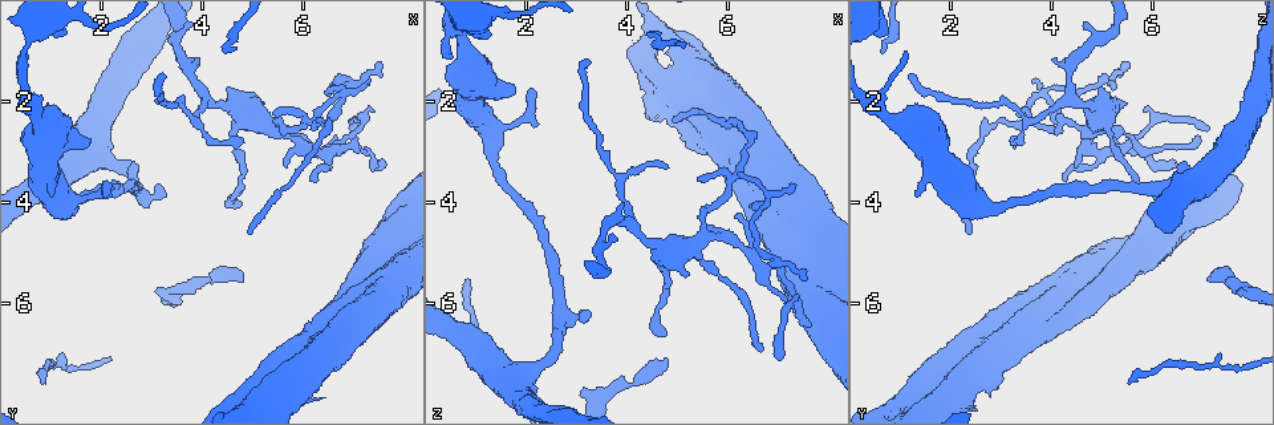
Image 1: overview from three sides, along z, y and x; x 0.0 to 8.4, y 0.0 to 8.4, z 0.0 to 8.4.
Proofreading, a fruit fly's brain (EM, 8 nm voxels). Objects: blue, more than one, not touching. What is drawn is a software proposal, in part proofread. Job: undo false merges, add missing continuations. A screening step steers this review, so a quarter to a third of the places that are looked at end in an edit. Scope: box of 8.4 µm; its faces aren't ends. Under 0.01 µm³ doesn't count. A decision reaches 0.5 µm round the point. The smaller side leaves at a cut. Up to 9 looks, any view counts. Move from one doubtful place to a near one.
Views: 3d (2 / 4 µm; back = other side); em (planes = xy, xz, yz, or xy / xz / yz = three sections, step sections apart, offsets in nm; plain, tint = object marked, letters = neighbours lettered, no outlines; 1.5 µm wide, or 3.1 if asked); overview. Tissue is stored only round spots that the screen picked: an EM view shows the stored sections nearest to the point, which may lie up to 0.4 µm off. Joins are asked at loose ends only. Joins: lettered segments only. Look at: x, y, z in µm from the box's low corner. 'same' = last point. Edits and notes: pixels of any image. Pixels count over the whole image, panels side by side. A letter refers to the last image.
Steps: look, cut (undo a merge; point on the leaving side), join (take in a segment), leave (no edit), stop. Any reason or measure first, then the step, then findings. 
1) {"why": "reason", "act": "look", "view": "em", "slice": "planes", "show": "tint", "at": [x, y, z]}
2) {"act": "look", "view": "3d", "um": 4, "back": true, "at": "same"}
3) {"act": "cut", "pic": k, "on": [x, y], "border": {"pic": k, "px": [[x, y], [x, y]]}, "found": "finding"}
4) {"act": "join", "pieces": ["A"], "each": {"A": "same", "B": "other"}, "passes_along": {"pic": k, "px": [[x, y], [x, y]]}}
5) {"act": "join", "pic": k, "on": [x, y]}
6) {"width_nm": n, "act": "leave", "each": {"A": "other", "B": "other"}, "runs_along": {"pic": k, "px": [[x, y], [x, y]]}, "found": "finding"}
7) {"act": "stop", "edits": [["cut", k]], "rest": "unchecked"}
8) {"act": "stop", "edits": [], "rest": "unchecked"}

{"why": "branch stops here", "act": "look", "view": "em", "slice": "planes", "show": "plain", "at": [3.15, 3.70, 6.30]}

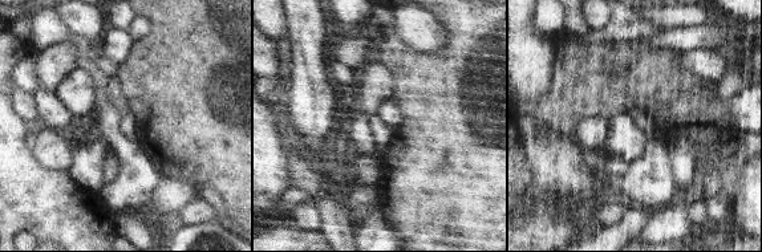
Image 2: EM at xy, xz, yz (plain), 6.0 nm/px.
{"why": "see the neighbours", "act": "look", "view": "em", "slice": "planes", "show": "letters", "at": "same"}

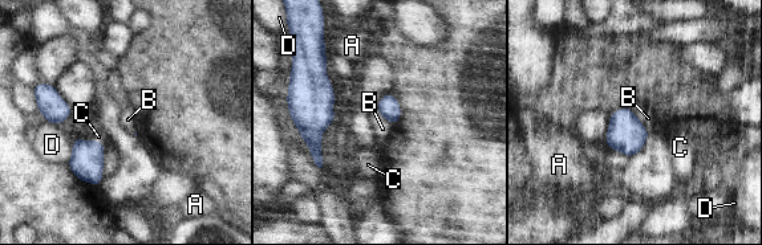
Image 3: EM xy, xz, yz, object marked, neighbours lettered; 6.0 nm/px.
{"act": "join", "pieces": ["C"], "each": {"A": "other", "B": "other", "C": "same", "D": "other"}, "passes_along": {"pic": 3, "px": [[86, 162], [97, 141], [101, 137]]}, "found": "it goes on there"}

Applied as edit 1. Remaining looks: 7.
{"act": "look", "view": "overview"}

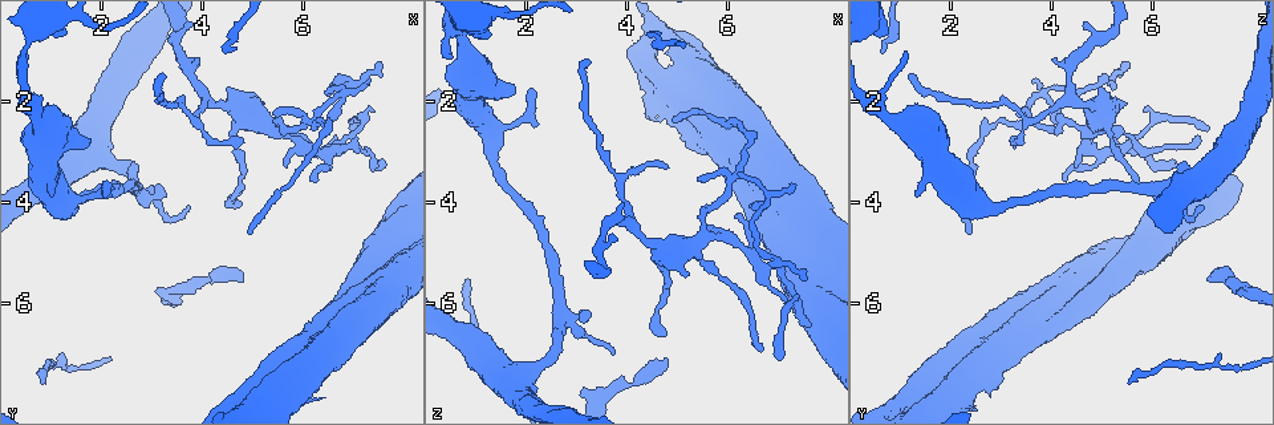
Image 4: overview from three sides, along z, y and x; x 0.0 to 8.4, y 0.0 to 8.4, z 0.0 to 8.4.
{"why": "free end", "act": "look", "view": "3d", "um": 2, "at": [6.75, 2.80, 6.95]}

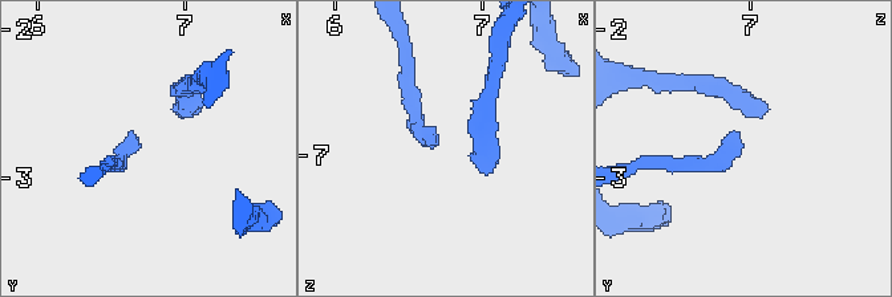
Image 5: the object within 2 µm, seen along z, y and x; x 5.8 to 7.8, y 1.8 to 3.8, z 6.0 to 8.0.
{"act": "look", "view": "em", "slice": "planes", "show": "plain", "at": [6.70, 2.82, 6.94]}

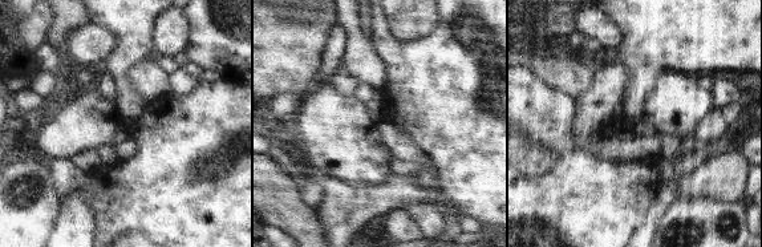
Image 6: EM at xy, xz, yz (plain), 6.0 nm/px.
{"act": "look", "view": "em", "slice": "planes", "show": "letters", "at": "same"}

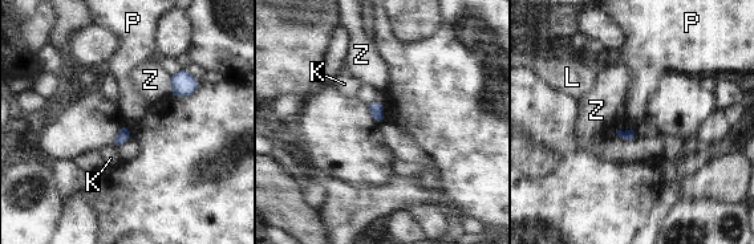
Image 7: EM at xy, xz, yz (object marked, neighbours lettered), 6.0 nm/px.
{"width_nm": 70, "act": "leave", "each": {"K": "other", "L": "other", "P": "other", "Z": "other"}, "found": "no lettered segment goes on from it"}

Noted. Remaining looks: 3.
{"why": "a narrow waist", "act": "look", "view": "3d", "um": 4, "back": true, "at": [4.10, 5.45, 7.50]}

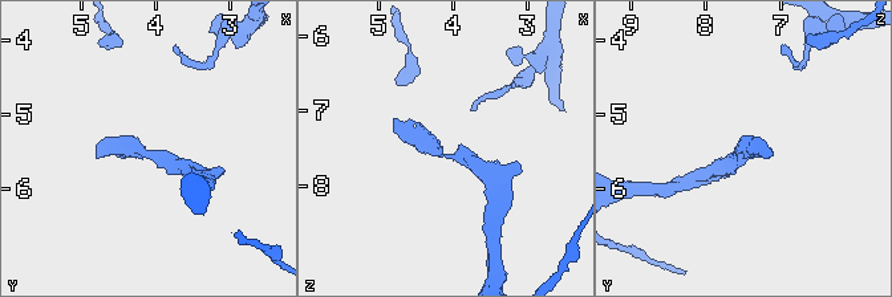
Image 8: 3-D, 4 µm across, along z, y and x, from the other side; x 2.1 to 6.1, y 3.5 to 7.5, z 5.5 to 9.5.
{"act": "look", "view": "em", "slice": "planes", "show": "letters", "at": [4.10, 5.50, 7.55]}

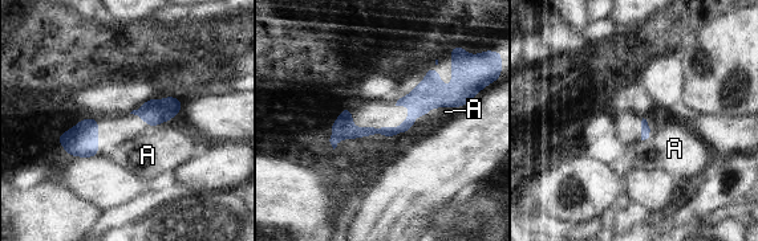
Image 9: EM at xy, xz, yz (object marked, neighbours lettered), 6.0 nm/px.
{"longest_contact_nm": ["A", 110], "act": "leave", "each": {"A": "other"}, "found": "continuous, no second neuron"}

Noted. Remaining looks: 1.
{"act": "look", "view": "em", "slice": "planes", "show": "letters", "at": [7.25, 4.80, 5.70]}

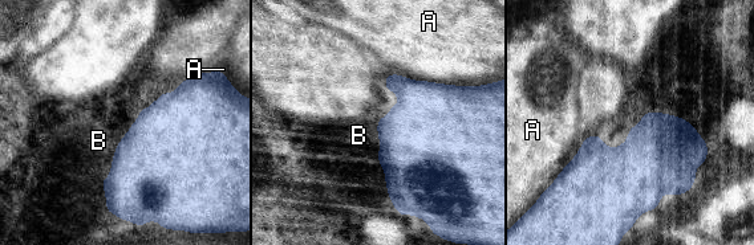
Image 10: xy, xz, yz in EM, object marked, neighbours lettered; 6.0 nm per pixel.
{"act": "join", "pieces": ["B"], "each": {"A": "other", "B": "same"}, "found": "it goes on there"}

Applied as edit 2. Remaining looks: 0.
{"act": "stop", "edits": [["join", 3], ["join", 10]], "rest": "unchecked"}

